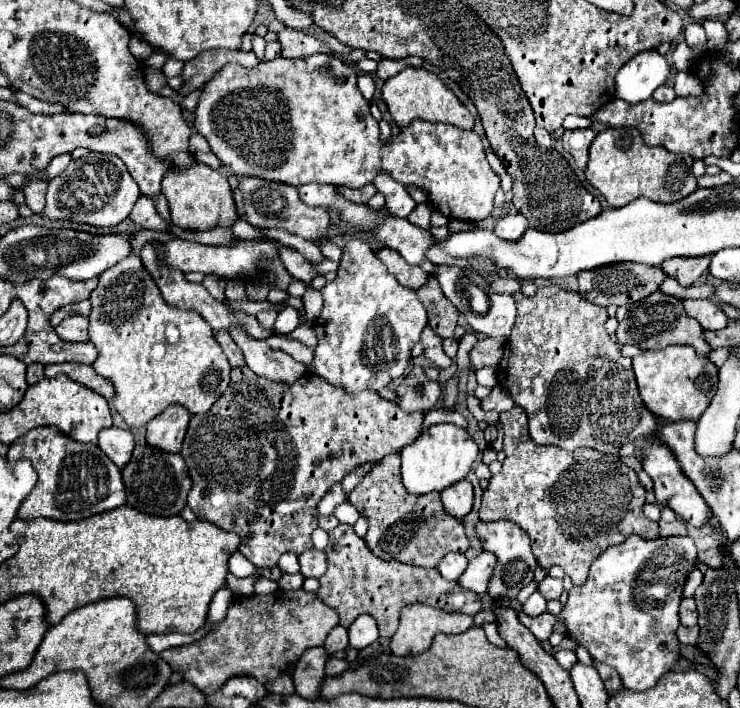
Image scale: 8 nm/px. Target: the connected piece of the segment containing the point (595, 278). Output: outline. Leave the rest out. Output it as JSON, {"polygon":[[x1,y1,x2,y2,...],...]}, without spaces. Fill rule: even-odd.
{"polygon":[[607,264,603,268,593,268,591,272,579,272,579,294,597,306,627,306,639,302,651,292,659,290,659,284,667,278,661,268,651,268,649,264]]}

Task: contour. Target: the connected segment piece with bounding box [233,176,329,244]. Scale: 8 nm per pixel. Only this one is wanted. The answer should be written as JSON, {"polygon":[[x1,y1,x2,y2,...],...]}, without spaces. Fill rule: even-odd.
{"polygon":[[253,176,241,178,237,188,233,190,233,200,237,206,237,214,241,220,247,220,259,228,283,228,291,234,297,234,305,240,317,244,317,238,325,238,329,234,329,214,323,208,311,208,301,198,295,186,259,180]]}

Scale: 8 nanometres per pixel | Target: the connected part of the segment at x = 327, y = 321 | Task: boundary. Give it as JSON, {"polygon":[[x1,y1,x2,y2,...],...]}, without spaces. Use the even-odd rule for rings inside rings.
{"polygon":[[363,236,347,240,337,278,327,282,321,292,325,306,315,320,317,346,309,372,323,376,345,392,379,392,403,376,411,362,411,348,427,326,427,312,417,294,401,288,395,276,383,268,369,240,363,240]]}

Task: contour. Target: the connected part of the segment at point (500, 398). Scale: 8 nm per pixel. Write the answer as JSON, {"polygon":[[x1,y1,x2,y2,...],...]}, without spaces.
{"polygon":[[495,386,491,390,491,394,481,398,479,402,481,402,481,408,487,410,487,412,489,410,493,410,493,412,507,412,507,410,511,410,515,406,515,402,511,400,509,392,505,388,501,388,501,386]]}

